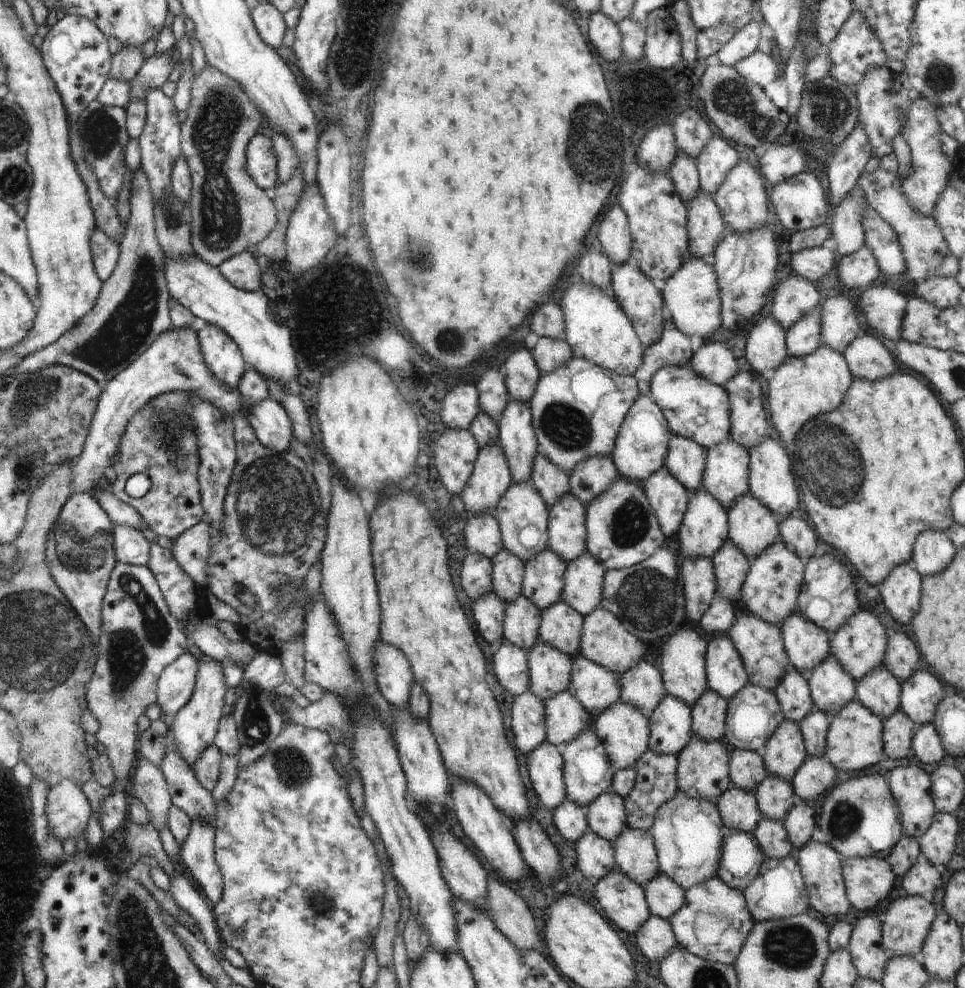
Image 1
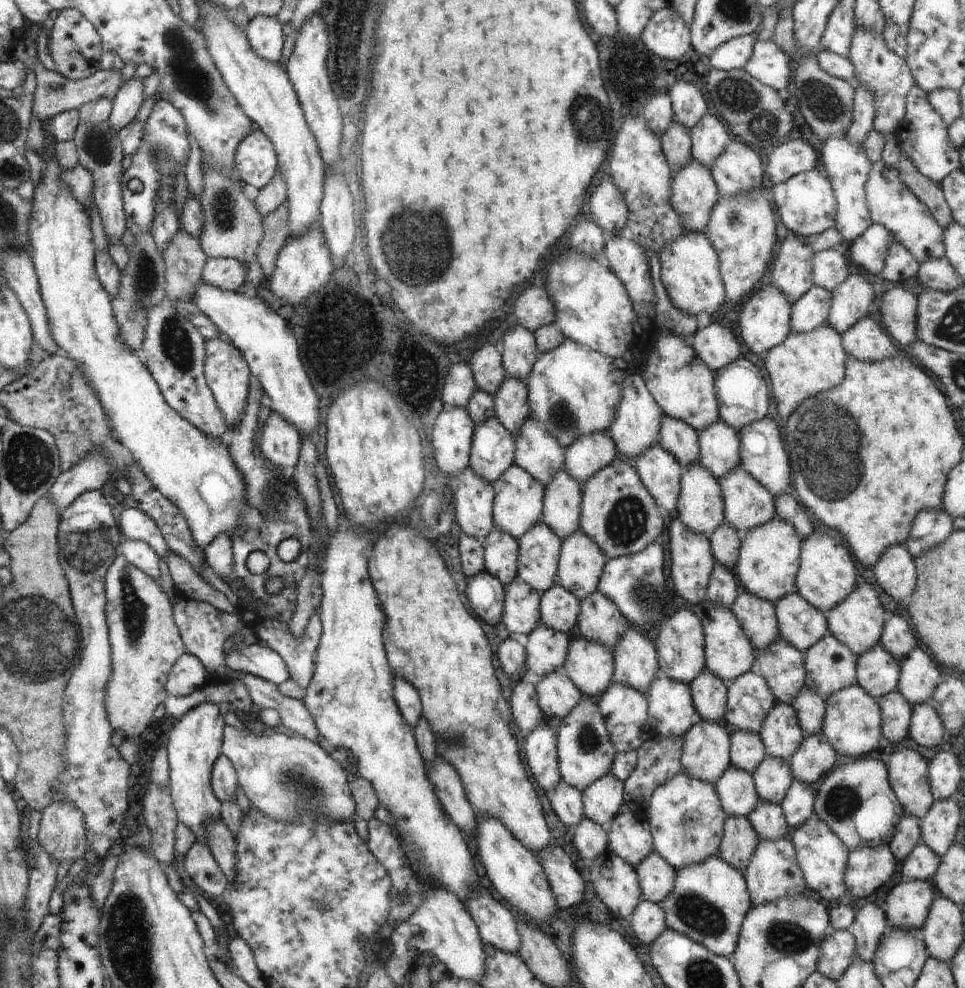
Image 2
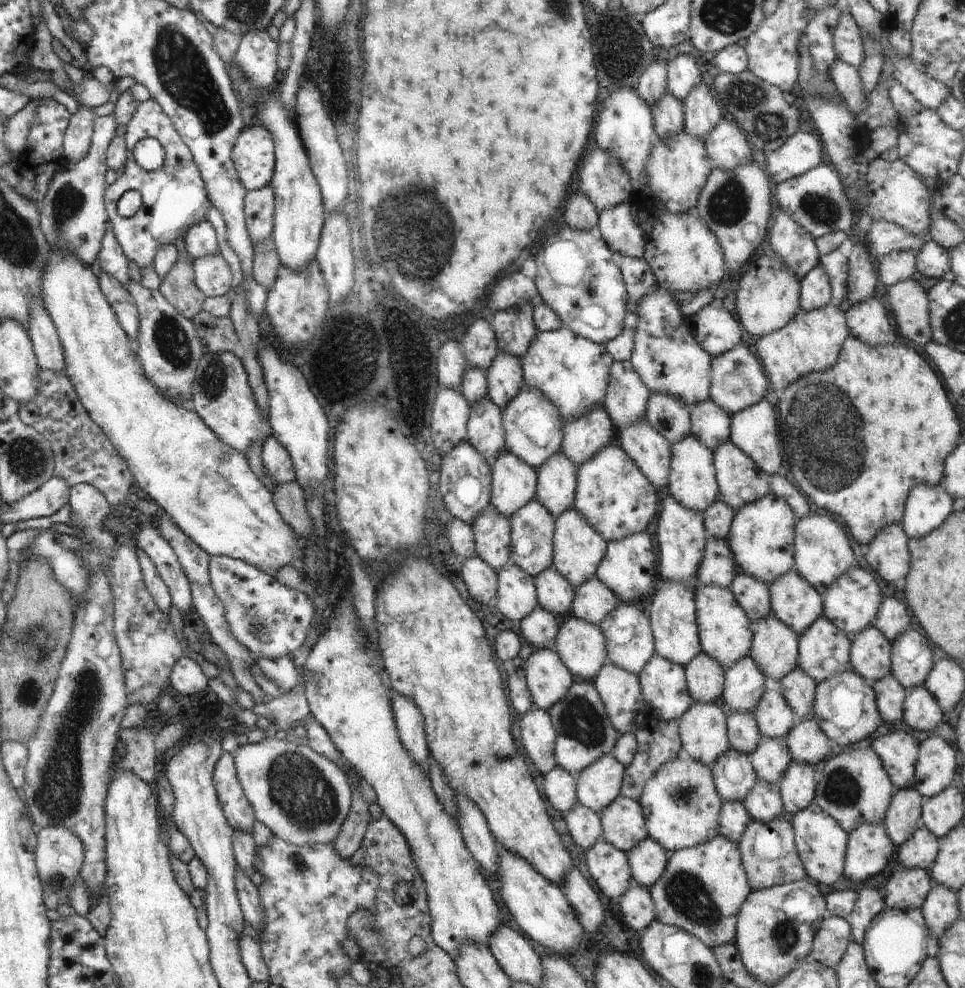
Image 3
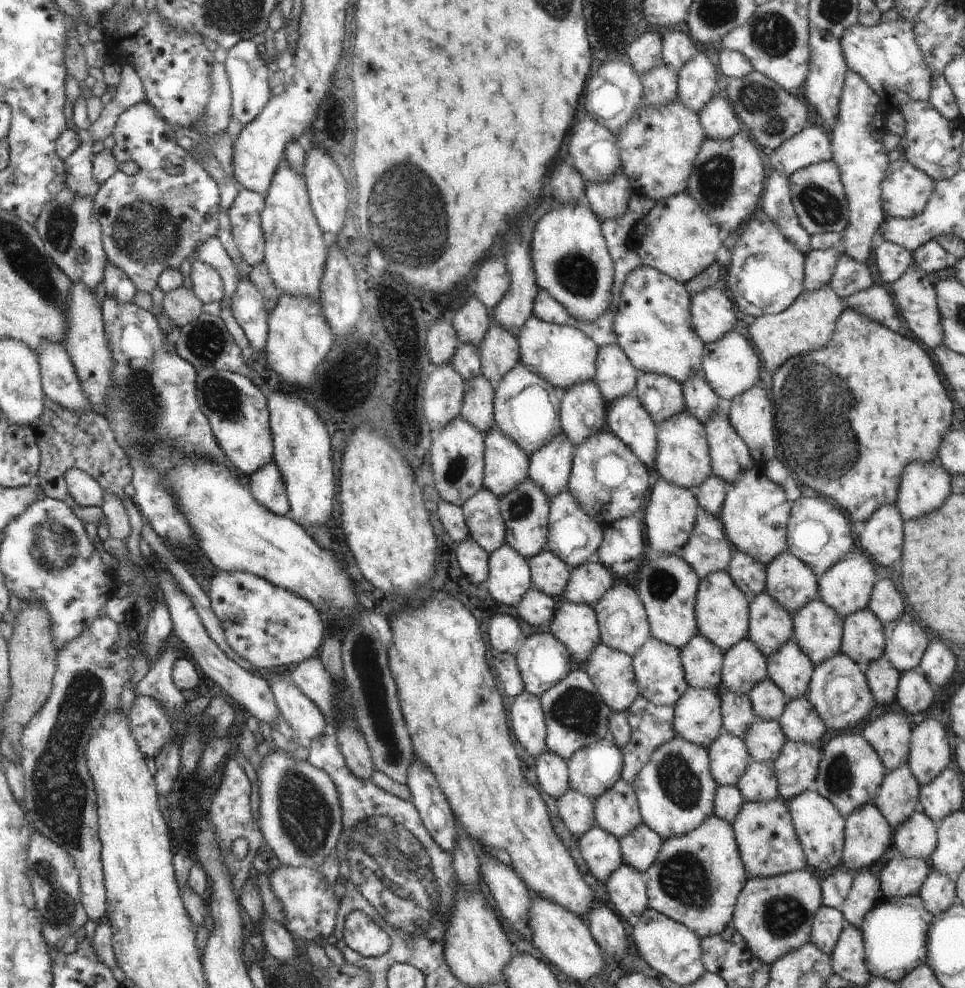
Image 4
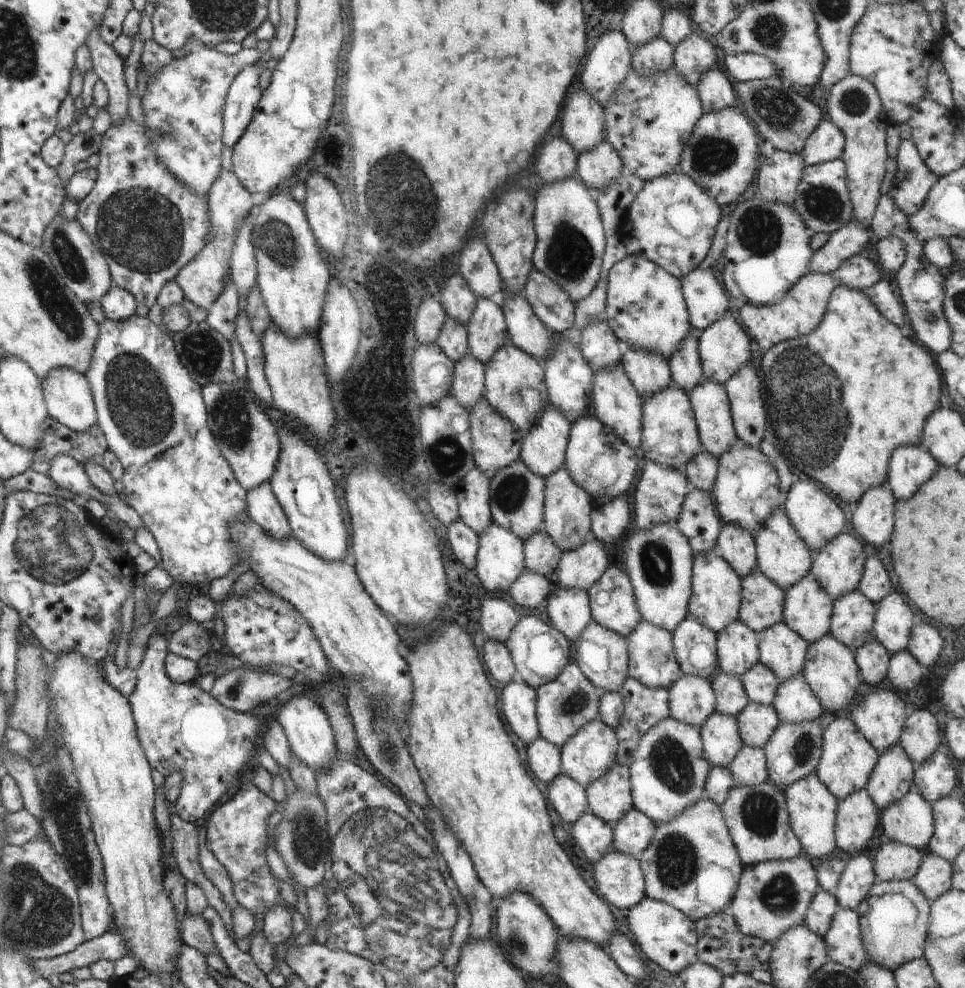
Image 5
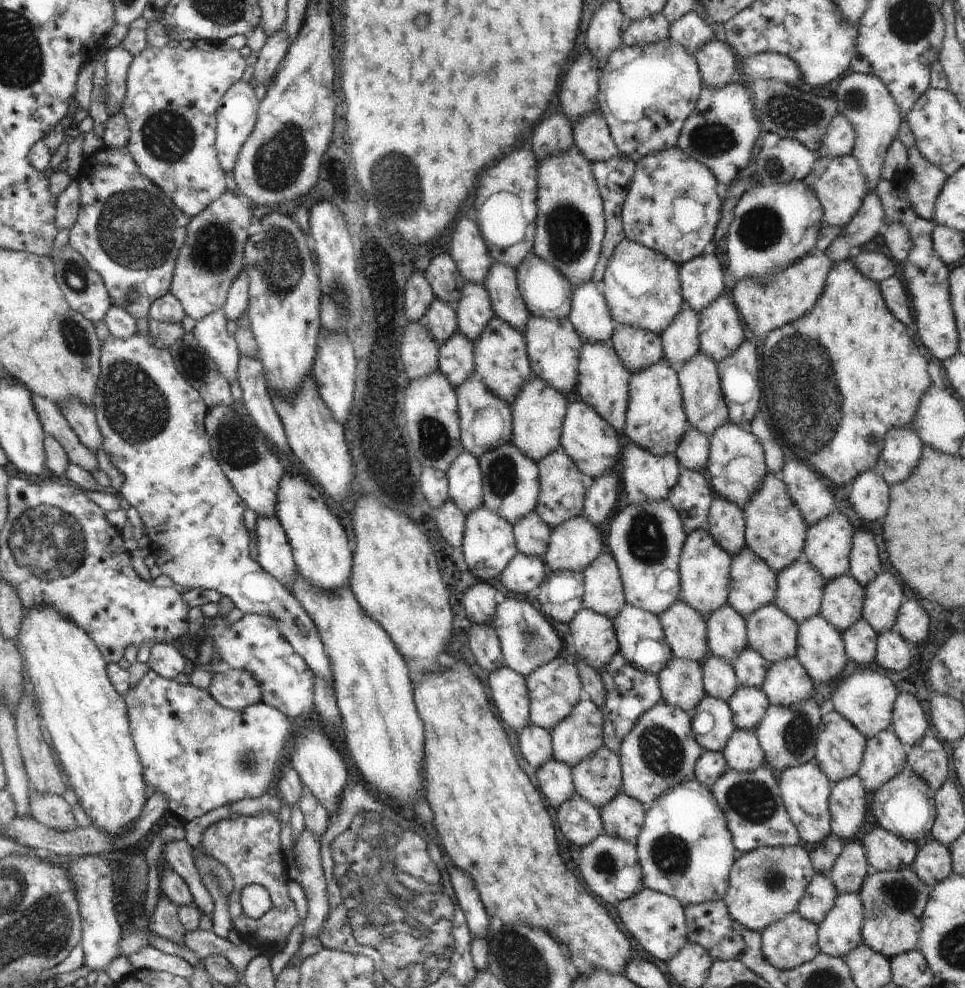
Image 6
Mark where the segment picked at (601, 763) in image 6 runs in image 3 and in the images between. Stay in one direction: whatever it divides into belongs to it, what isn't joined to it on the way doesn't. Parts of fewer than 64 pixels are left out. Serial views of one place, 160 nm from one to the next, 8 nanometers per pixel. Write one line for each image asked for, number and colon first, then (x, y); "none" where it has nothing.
3: (622, 826)
4: (616, 811)
5: (608, 797)

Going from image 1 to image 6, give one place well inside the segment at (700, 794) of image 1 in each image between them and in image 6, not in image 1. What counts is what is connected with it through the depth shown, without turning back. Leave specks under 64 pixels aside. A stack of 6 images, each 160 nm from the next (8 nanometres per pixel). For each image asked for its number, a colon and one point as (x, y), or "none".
2: (704, 753)
3: (701, 728)
4: (696, 718)
5: (691, 701)
6: (680, 681)

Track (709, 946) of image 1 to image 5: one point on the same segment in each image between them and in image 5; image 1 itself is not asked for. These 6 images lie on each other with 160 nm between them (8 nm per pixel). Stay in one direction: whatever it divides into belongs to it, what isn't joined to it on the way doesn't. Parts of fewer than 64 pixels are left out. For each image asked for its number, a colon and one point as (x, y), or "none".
2: (709, 900)
3: (701, 889)
4: (695, 879)
5: (690, 864)

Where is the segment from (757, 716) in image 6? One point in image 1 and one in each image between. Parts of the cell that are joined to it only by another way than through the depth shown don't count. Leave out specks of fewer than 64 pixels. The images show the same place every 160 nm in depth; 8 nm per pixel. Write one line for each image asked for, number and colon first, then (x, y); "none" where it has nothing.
1: (774, 797)
2: (772, 777)
3: (771, 755)
4: (763, 739)
5: (755, 723)

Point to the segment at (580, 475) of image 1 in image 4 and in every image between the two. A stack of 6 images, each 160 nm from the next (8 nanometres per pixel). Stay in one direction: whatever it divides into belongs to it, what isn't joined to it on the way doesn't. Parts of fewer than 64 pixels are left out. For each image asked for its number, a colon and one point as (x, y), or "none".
2: (587, 454)
3: (582, 437)
4: (582, 412)

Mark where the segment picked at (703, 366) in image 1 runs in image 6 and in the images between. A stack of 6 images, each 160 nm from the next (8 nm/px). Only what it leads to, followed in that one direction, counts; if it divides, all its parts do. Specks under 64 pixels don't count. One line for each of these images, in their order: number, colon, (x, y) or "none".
2: (714, 346)
3: (714, 329)
4: (711, 313)
5: (705, 300)
6: (701, 282)

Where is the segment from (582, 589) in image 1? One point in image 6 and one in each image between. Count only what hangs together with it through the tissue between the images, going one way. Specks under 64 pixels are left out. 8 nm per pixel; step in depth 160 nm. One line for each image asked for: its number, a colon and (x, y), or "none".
2: (580, 562)
3: (577, 549)
4: (573, 537)
5: (566, 507)
6: (561, 486)

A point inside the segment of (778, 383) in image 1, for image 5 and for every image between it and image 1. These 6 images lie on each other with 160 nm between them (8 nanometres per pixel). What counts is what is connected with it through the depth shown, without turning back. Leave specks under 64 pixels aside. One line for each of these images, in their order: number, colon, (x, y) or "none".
2: (803, 365)
3: (810, 342)
4: (806, 325)
5: (801, 309)

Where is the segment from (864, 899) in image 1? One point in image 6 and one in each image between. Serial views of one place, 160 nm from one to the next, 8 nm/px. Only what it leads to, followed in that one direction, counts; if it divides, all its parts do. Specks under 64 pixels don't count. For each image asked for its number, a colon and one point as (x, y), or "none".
2: (868, 867)
3: (868, 850)
4: (866, 833)
5: (856, 816)
6: (847, 804)

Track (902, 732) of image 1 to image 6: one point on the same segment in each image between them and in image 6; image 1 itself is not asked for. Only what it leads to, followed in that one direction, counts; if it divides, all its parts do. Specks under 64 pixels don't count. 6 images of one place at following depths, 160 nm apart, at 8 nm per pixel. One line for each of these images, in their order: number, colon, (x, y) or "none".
2: (895, 713)
3: (889, 695)
4: (882, 679)
5: (871, 658)
6: (859, 640)

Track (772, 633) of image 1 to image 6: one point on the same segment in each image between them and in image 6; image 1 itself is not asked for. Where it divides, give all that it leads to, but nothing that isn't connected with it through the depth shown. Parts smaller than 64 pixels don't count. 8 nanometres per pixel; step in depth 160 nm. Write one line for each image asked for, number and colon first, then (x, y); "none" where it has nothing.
2: (755, 616)
3: (751, 594)
4: (747, 574)
5: (735, 546)
6: (725, 524)

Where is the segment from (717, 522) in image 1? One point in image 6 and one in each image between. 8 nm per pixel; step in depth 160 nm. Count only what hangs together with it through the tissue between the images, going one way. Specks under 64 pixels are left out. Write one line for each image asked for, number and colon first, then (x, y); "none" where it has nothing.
2: (699, 507)
3: (690, 479)
4: (682, 459)
5: (668, 436)
6: (654, 419)

